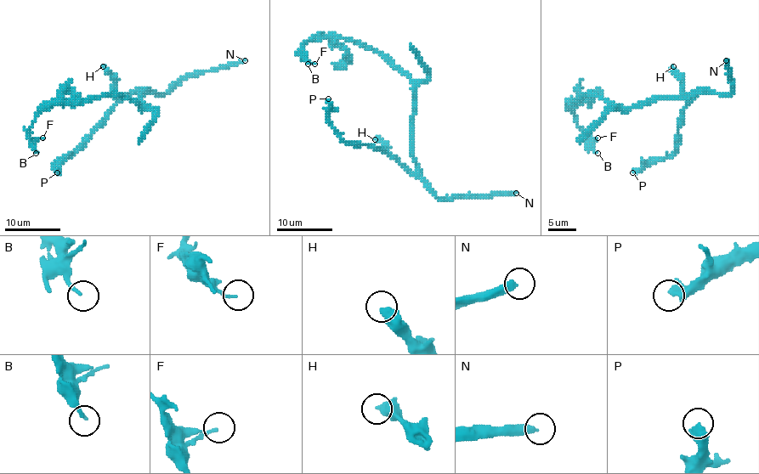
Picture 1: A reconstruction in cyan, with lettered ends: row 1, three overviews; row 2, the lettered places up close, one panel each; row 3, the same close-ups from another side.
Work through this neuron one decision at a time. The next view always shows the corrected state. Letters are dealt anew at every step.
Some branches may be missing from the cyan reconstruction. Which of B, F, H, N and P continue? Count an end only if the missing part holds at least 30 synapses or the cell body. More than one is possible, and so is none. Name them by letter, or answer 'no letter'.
N, P

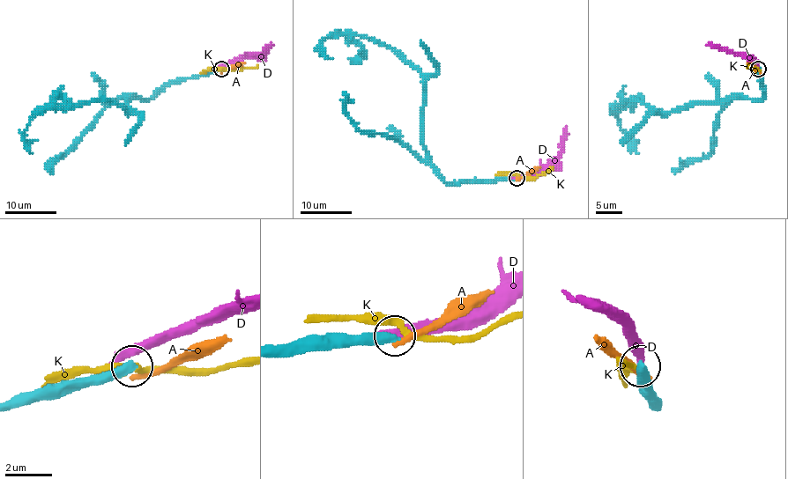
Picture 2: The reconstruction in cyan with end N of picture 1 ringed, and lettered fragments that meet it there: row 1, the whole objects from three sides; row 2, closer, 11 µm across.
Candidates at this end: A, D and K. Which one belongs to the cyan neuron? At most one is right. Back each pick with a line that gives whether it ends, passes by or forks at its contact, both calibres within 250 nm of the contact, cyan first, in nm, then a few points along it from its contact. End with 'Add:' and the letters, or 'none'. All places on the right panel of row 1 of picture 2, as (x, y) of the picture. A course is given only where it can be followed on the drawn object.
Add: none

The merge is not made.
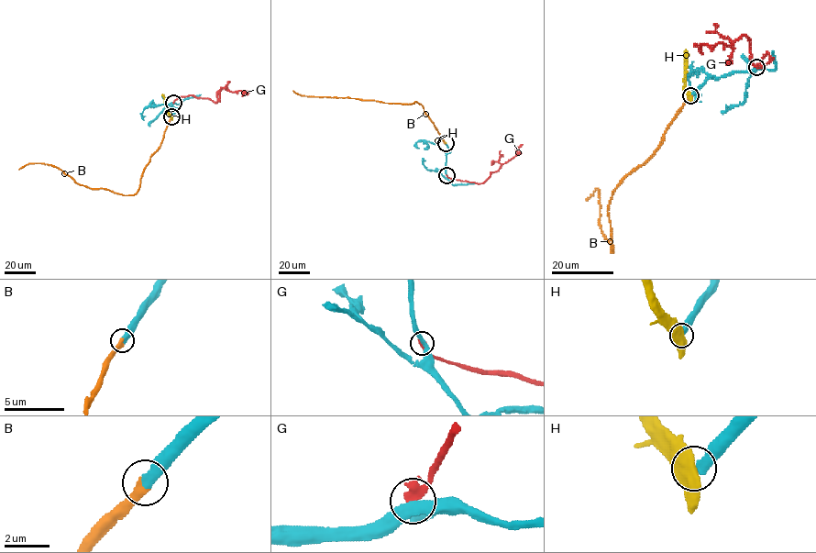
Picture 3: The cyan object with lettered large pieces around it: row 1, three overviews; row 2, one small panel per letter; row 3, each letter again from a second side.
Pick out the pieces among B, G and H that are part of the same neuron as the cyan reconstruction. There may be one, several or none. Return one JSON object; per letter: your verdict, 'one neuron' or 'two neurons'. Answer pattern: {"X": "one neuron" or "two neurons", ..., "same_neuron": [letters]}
{"B": "one neuron", "G": "two neurons", "H": "two neurons", "same_neuron": ["B"]}

